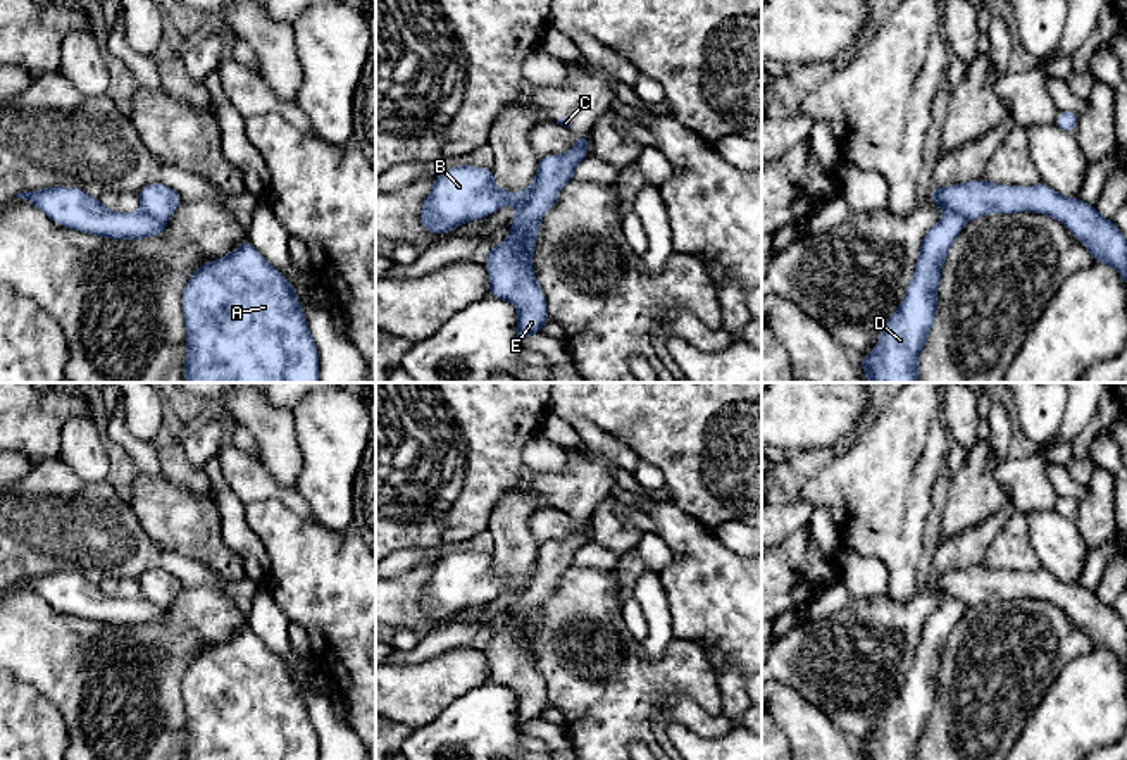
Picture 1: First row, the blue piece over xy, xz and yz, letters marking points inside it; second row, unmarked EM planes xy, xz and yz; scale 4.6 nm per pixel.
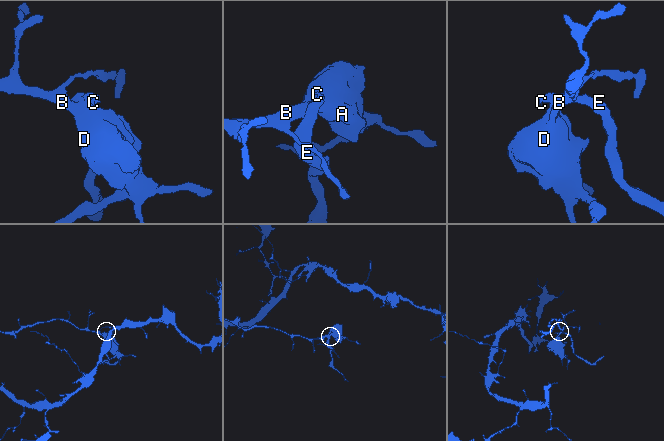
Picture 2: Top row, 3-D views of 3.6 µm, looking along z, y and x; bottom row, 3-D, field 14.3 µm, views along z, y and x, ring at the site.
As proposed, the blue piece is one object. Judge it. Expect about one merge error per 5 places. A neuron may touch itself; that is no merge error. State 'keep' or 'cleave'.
cleave

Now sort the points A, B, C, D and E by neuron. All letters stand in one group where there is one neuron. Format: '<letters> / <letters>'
A B D / C E

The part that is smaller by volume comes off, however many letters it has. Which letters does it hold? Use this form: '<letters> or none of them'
C, E

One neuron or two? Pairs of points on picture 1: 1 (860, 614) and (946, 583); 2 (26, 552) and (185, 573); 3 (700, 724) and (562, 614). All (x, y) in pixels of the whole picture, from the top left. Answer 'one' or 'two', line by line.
1: one
2: one
3: two

